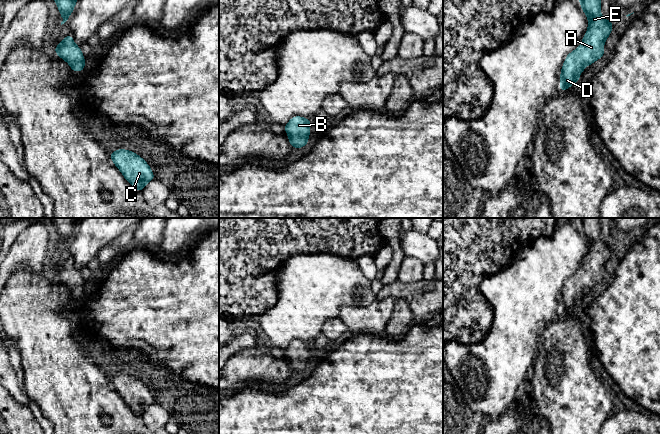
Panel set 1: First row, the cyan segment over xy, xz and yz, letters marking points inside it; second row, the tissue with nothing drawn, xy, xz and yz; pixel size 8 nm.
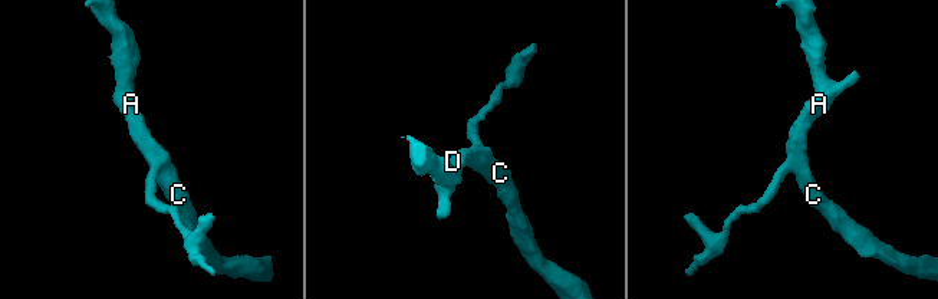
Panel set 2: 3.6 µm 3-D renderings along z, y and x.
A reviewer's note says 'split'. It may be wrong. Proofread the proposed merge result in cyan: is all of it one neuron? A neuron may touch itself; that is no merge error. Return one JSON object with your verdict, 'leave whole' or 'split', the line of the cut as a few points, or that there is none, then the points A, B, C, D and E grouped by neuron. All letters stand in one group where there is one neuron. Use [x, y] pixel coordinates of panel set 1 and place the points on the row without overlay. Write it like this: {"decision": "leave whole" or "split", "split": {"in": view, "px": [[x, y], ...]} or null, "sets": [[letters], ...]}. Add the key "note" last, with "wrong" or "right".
{"decision": "leave whole", "split": null, "sets": [["A", "B", "C", "D", "E"]], "note": "wrong"}

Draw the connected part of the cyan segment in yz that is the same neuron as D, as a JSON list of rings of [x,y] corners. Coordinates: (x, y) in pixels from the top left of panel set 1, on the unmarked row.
[[[578,218],[580,230],[588,242],[588,253],[577,273],[570,276],[562,289],[560,297],[559,315],[563,316],[580,304],[580,298],[588,289],[593,288],[598,283],[604,281],[604,267],[610,261],[614,251],[611,244],[606,244],[601,239],[600,218]]]

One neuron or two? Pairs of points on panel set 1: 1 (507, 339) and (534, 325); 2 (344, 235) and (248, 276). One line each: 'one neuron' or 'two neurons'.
1: one neuron
2: one neuron

